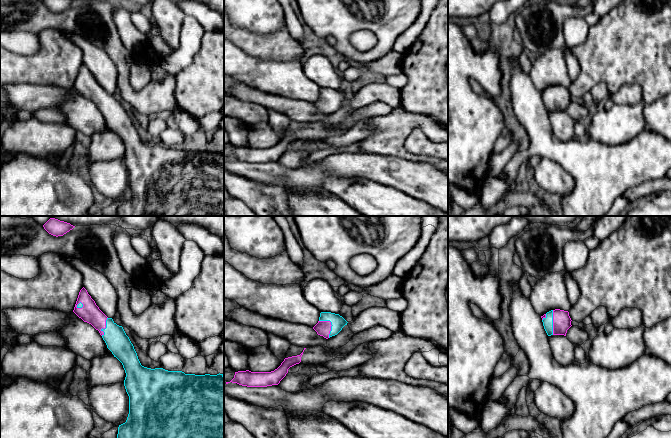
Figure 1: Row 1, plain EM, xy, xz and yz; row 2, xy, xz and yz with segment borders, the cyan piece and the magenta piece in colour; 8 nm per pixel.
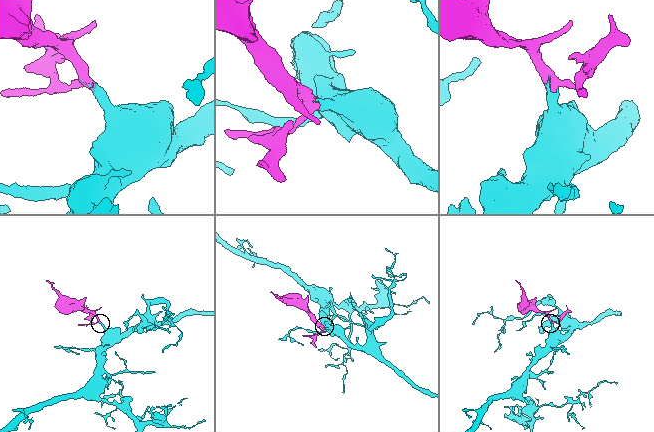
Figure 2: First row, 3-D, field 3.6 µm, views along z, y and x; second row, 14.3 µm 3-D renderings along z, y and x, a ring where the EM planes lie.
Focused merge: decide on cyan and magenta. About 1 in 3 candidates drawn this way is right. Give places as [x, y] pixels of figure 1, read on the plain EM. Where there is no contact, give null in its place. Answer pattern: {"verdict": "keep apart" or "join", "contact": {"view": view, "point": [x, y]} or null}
{"verdict": "join", "contact": {"view": "xz", "point": [331, 100]}}

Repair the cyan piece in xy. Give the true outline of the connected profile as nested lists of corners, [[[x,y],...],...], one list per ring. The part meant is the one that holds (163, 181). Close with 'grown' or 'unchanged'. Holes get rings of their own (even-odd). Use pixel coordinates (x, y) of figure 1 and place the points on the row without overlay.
[[[84,63],[79,68],[73,88],[99,107],[107,124],[122,139],[125,146],[124,162],[129,172],[129,190],[126,198],[119,201],[116,216],[224,216],[223,150],[195,151],[142,142],[123,103],[117,101],[99,85]]]; grown

